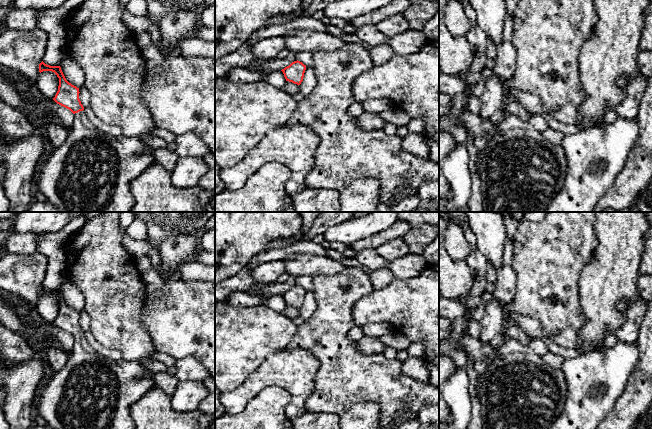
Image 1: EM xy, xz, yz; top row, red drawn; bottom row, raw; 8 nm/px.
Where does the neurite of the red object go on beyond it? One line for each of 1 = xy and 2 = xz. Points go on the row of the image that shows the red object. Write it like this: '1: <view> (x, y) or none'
1: xy (91, 171)
2: none

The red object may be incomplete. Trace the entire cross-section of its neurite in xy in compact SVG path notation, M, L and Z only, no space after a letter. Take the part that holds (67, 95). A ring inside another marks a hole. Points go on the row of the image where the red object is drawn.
M42 61L39 72L43 71L52 71L59 78L53 100L69 109L74 114L74 121L66 141L43 159L36 189L59 212L130 212L135 204L130 183L154 162L153 155L147 153L138 138L99 130L84 111L79 88L66 80L60 66L50 66Z

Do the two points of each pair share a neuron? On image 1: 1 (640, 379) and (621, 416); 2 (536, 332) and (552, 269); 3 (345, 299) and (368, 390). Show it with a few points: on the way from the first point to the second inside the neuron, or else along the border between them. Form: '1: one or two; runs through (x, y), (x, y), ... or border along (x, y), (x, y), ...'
1: one; runs through (640, 388), (638, 397), (629, 407)
2: two; border along (517, 313), (534, 317), (553, 341)
3: one; runs through (341, 322), (342, 364), (345, 367)

